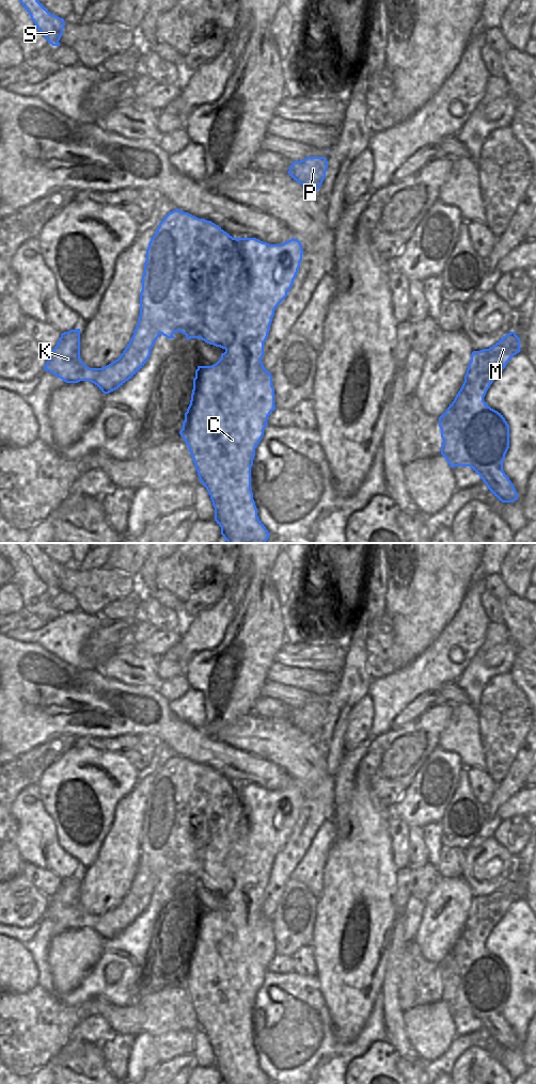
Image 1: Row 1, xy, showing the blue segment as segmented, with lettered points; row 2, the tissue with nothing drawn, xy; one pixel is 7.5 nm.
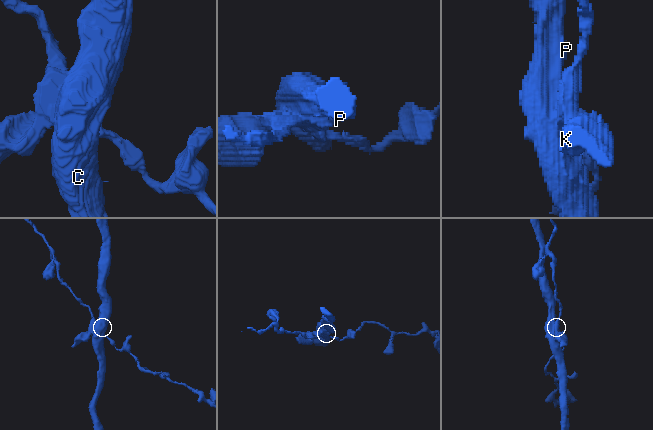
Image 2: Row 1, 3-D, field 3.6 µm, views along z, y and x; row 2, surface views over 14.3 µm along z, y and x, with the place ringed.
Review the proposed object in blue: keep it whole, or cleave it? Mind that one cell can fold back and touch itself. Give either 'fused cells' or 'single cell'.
fused cells

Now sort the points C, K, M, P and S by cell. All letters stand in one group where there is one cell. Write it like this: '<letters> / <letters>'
C P / K M S

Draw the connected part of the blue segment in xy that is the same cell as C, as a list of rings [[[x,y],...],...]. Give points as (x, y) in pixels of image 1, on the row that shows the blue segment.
[[[238,238],[236,244],[237,253],[239,254],[249,275],[249,297],[239,297],[238,301],[235,303],[237,307],[234,309],[234,312],[238,314],[238,318],[236,320],[236,339],[234,344],[228,349],[225,349],[225,352],[221,354],[221,358],[216,364],[211,366],[198,366],[198,369],[195,370],[195,378],[193,379],[193,389],[191,394],[190,404],[187,409],[187,412],[185,413],[185,420],[183,421],[183,429],[179,431],[179,434],[185,440],[189,448],[189,452],[193,459],[200,482],[204,484],[210,495],[210,499],[215,508],[215,521],[221,527],[221,535],[223,536],[225,541],[227,543],[266,543],[270,533],[257,516],[257,508],[255,506],[253,493],[251,491],[251,467],[253,465],[253,459],[255,457],[255,448],[257,447],[264,435],[264,429],[268,426],[268,416],[277,408],[274,405],[274,388],[272,386],[272,376],[262,363],[262,358],[264,356],[264,342],[262,341],[264,333],[258,332],[257,330],[267,318],[268,309],[271,308],[274,312],[278,304],[287,297],[287,292],[291,288],[294,280],[298,273],[298,269],[302,260],[302,254],[304,252],[302,250],[300,241],[295,238],[282,244],[269,244],[256,238]]]

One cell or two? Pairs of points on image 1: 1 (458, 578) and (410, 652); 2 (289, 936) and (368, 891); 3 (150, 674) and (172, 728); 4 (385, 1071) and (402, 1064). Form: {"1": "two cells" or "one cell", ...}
{"1": "one cell", "2": "two cells", "3": "two cells", "4": "two cells"}

